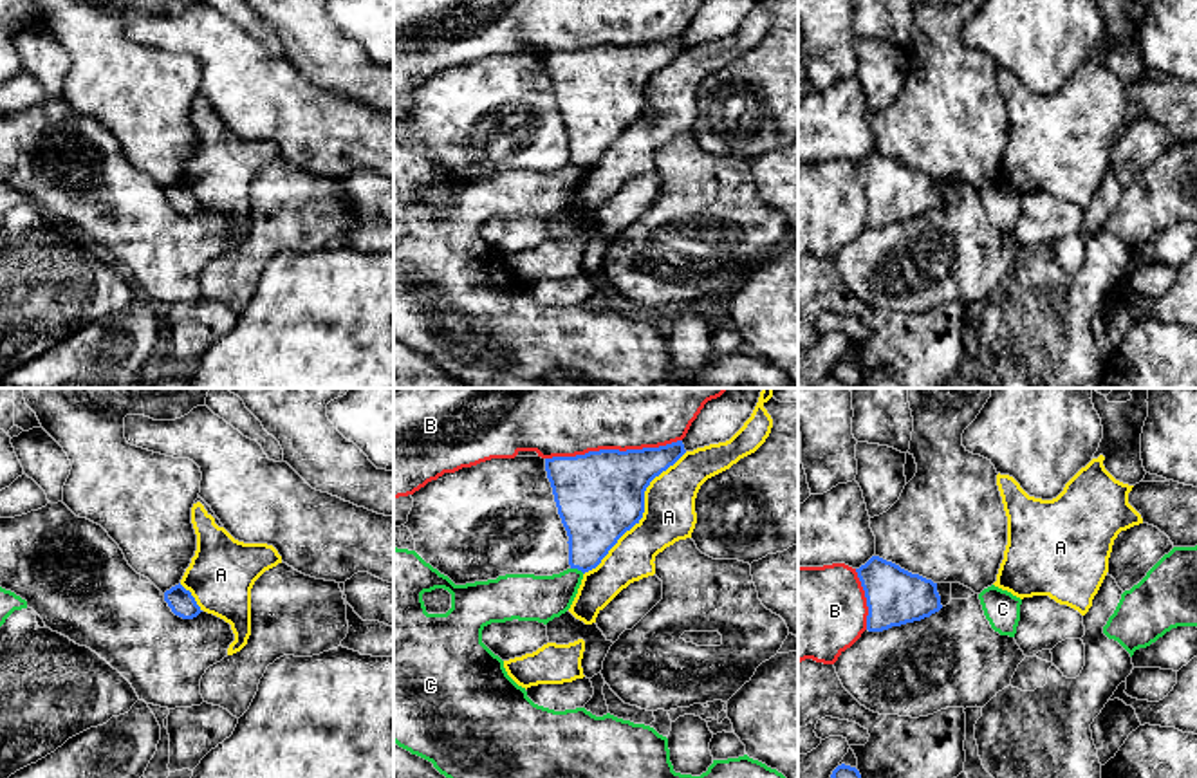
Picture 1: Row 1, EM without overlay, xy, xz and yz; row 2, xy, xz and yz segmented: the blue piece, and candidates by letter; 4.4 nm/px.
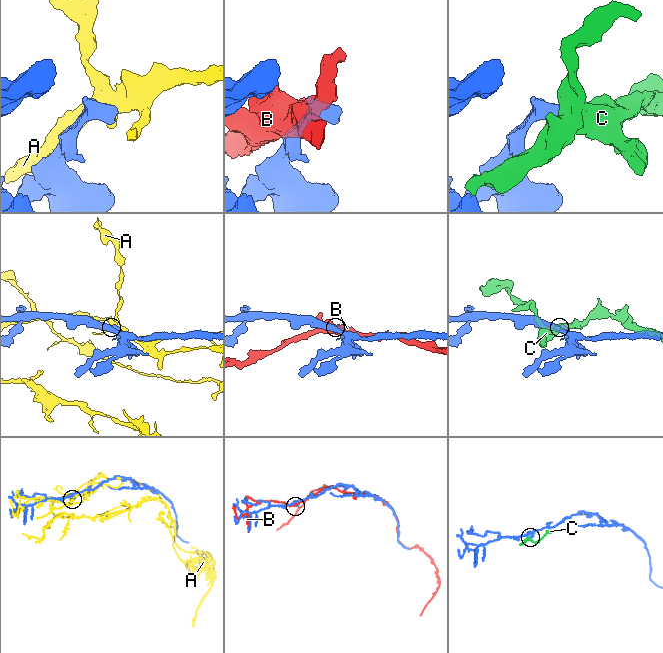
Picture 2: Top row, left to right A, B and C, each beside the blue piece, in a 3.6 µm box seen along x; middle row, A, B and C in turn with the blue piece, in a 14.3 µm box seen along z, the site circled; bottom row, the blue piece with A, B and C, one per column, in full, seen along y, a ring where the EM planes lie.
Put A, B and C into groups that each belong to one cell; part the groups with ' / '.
A / B / C

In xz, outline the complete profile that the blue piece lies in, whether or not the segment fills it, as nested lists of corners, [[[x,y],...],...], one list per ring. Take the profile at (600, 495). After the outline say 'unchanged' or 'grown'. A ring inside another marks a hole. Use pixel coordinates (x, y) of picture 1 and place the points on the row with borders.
[[[682,440],[643,449],[599,449],[545,458],[558,514],[569,536],[569,565],[596,569],[645,513],[650,482],[686,453]]]; unchanged

